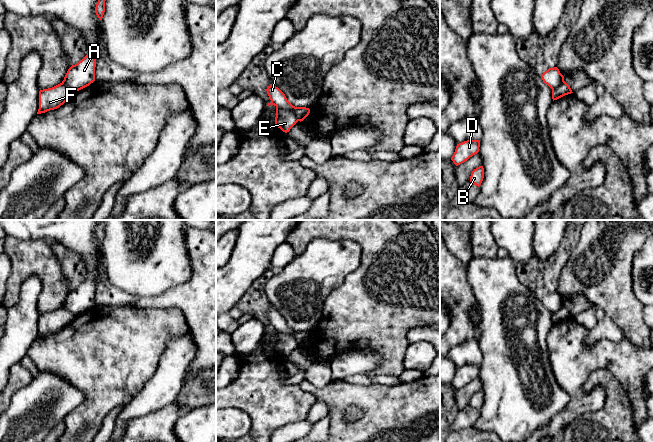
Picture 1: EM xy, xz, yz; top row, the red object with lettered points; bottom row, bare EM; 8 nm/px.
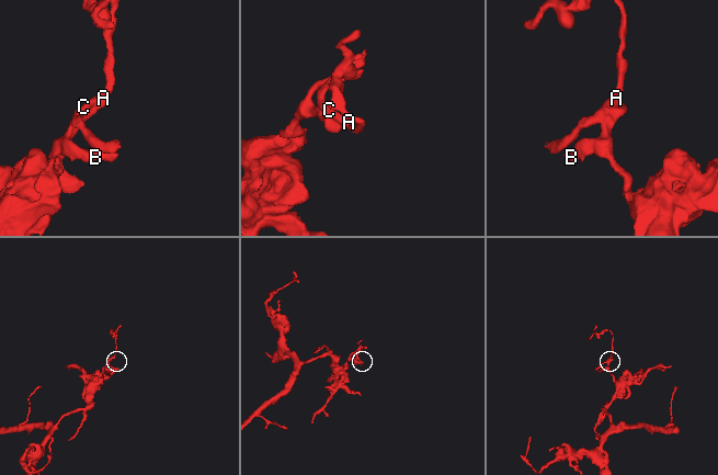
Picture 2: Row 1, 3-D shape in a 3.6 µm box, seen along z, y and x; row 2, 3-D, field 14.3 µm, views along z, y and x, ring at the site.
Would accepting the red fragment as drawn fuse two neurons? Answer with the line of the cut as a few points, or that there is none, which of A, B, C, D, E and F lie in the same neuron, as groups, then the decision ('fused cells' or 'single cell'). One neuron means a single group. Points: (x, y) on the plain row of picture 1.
cut xz (276, 330), (290, 334), (299, 344); groups A C D / B E F; fused cells

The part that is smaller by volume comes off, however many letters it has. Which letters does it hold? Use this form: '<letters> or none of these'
A, C, D

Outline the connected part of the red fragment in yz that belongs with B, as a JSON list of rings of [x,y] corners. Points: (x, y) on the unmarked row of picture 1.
[[[479,390],[474,393],[470,400],[470,406],[476,410],[480,410],[484,402],[484,392],[483,390]]]

